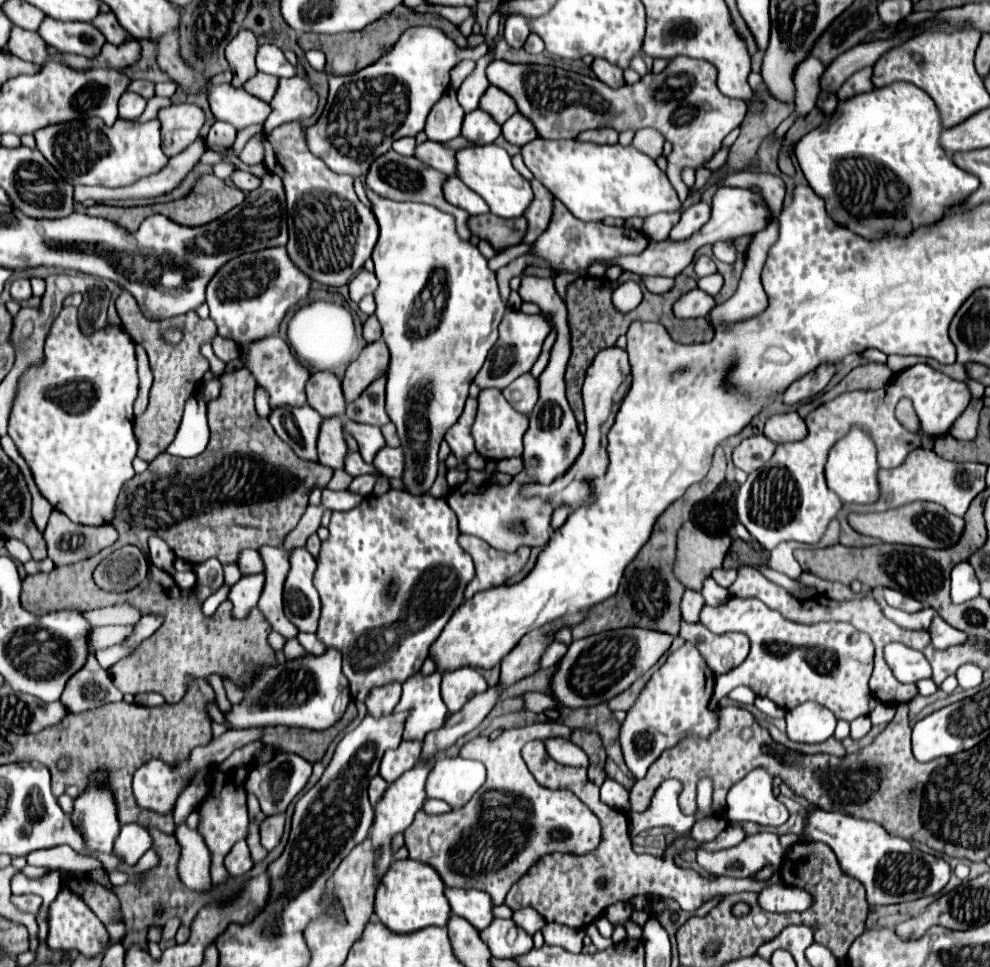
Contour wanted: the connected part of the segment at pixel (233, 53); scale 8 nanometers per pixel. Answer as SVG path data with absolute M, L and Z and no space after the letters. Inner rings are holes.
M240 30L238 36L226 46L226 60L234 72L232 80L234 88L244 88L244 84L258 74L256 52L258 52L258 42L254 32L250 30Z

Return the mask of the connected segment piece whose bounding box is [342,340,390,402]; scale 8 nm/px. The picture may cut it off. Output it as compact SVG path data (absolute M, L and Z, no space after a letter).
M384 340L368 344L360 354L360 358L348 366L346 376L342 380L342 390L346 400L354 402L374 380L384 376L388 368L388 360L390 360L390 352Z

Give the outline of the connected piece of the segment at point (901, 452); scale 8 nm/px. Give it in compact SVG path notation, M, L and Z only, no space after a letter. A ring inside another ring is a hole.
M916 364L896 374L880 390L848 392L818 406L806 416L808 436L802 442L778 446L770 462L758 472L752 472L740 486L736 494L738 520L768 552L778 544L790 540L802 544L818 544L828 524L838 516L842 508L838 496L834 496L834 492L830 492L826 486L824 464L832 444L840 440L850 430L850 426L862 426L862 430L874 436L874 442L878 444L880 468L898 468L904 464L906 456L912 450L922 446L920 434L928 438L948 434L958 416L968 408L970 400L972 394L964 382L956 382L926 364ZM902 398L912 400L916 416L920 420L920 432L910 432L898 422L894 410Z

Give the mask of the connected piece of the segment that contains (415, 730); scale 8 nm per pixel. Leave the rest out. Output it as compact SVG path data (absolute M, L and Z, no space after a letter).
M412 674L402 684L402 698L394 712L402 710L410 710L410 720L406 720L404 728L404 740L424 740L428 732L442 728L448 710L440 696L440 674Z

